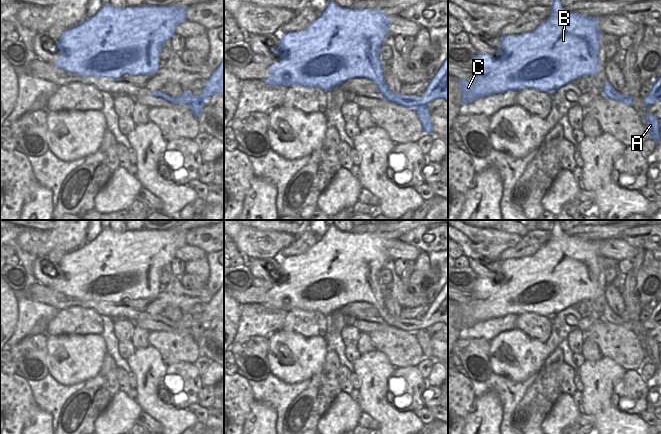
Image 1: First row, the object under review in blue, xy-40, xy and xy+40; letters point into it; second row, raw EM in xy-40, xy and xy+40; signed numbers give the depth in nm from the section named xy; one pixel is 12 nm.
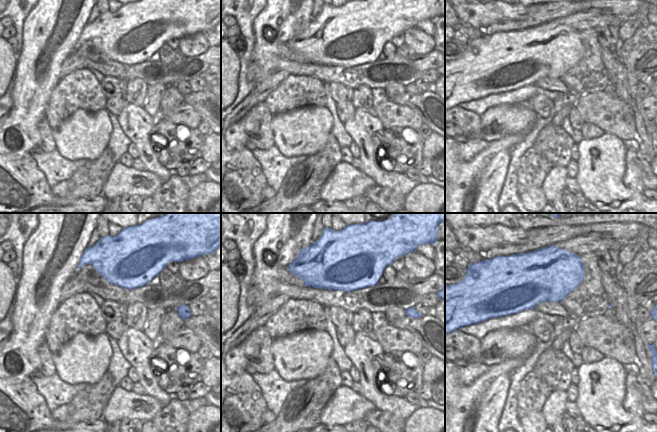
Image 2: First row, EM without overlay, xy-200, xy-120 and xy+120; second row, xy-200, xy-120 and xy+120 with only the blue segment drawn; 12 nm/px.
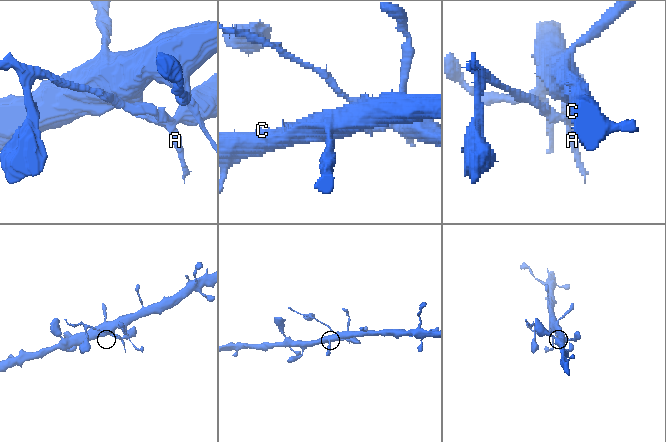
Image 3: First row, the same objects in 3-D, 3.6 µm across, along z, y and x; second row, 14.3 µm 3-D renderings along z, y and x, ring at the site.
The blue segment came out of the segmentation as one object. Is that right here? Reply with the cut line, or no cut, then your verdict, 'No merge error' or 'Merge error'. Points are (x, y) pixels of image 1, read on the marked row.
Split along xy (384, 81), (378, 85). Merge error

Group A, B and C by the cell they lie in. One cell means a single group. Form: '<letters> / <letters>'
A / B C

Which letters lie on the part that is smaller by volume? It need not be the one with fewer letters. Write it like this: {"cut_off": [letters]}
{"cut_off": ["A"]}

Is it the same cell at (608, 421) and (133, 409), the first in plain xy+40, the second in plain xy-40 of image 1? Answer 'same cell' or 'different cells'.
different cells

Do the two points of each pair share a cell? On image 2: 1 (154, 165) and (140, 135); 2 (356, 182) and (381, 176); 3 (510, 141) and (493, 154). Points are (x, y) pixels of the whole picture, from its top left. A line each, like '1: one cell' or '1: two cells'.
1: one cell
2: two cells
3: one cell

